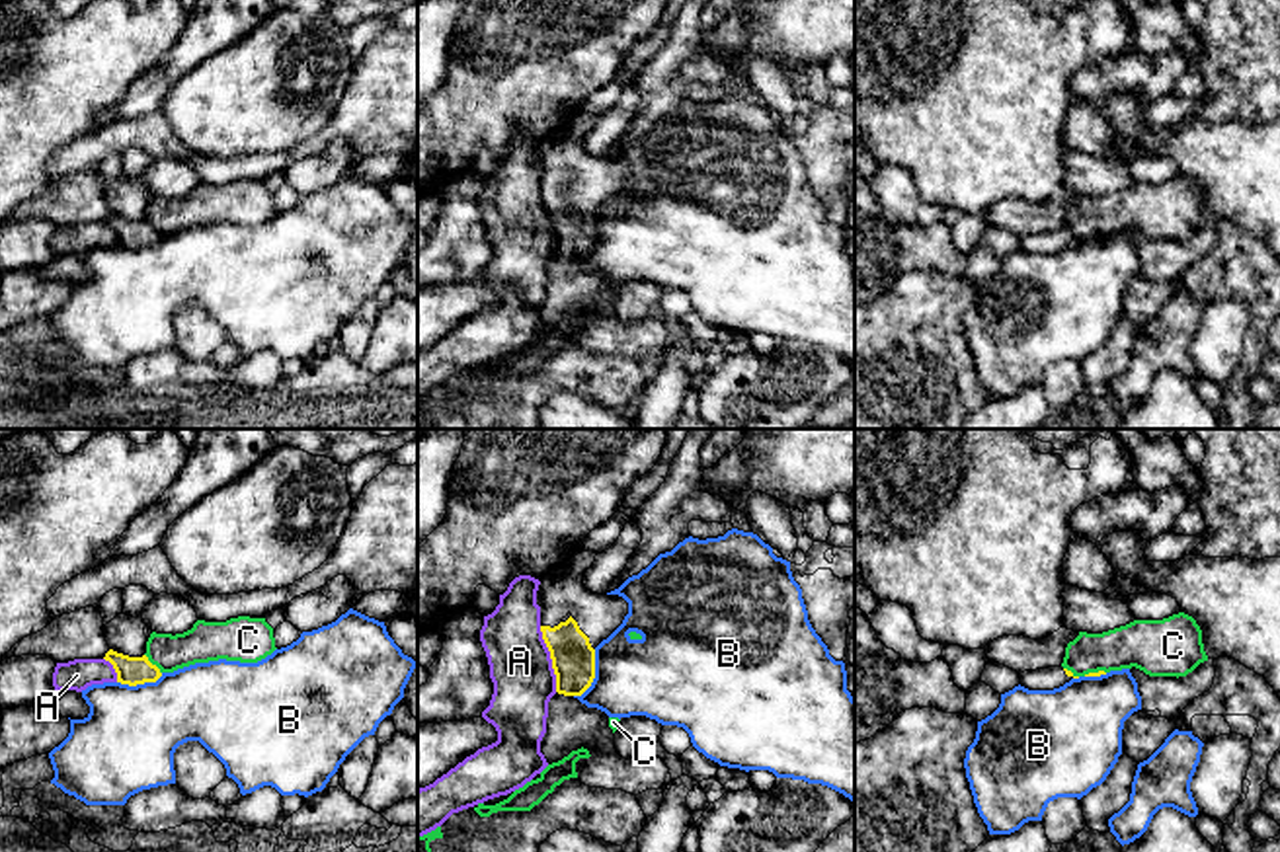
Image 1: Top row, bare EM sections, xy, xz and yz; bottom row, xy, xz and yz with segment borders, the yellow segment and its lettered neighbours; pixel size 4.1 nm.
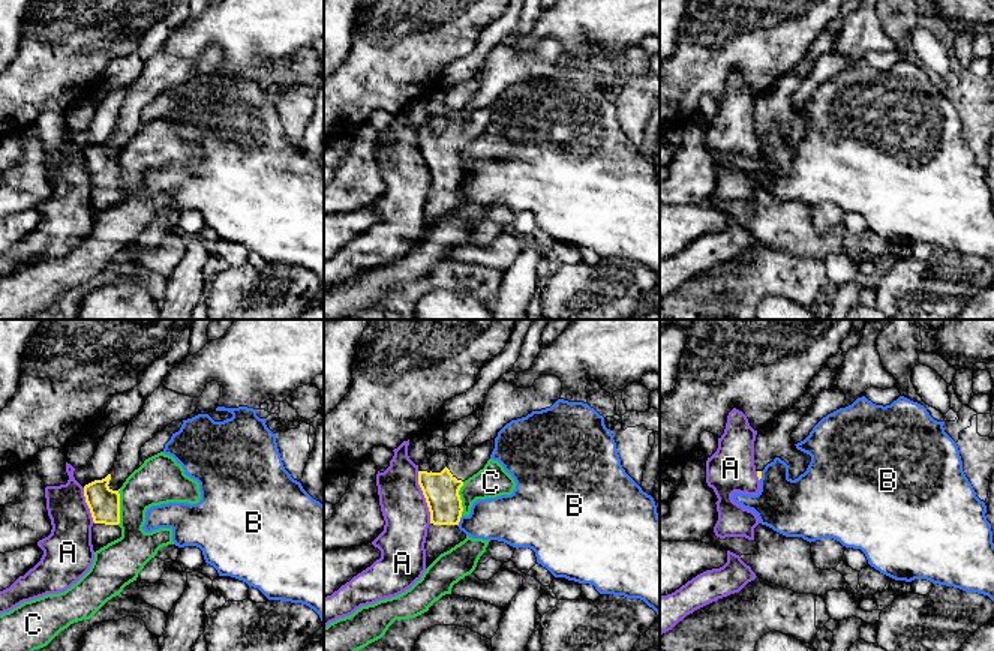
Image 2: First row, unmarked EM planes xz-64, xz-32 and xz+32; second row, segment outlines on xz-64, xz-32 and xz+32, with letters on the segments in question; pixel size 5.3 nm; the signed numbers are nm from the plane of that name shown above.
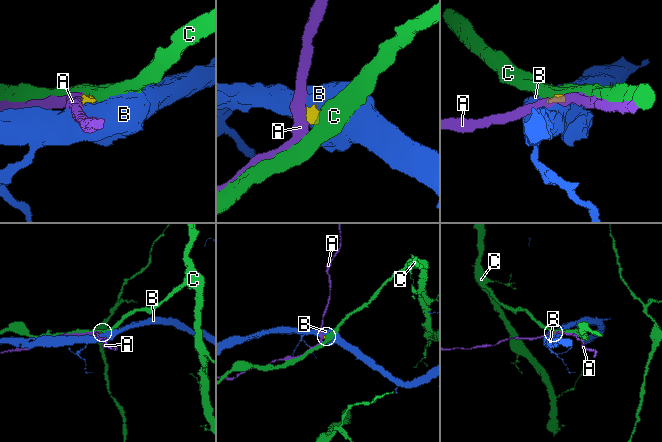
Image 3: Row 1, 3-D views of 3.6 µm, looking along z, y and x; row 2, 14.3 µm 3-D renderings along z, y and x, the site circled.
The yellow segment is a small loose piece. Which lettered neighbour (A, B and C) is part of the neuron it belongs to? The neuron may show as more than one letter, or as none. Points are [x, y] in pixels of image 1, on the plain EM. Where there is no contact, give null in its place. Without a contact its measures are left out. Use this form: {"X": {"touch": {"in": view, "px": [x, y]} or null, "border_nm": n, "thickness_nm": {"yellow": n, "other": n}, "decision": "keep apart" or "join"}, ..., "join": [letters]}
{"A": {"touch": {"in": "xz", "px": [551, 221]}, "border_nm": 280, "thickness_nm": {"yellow": 180, "other": 260}, "decision": "keep apart"}, "B": {"touch": {"in": "xz", "px": [594, 238]}, "border_nm": 220, "thickness_nm": {"yellow": 180, "other": 320}, "decision": "keep apart"}, "C": {"touch": {"in": "xy", "px": [151, 227]}, "border_nm": 110, "thickness_nm": {"yellow": 120, "other": 160}, "decision": "keep apart"}, "join": []}

